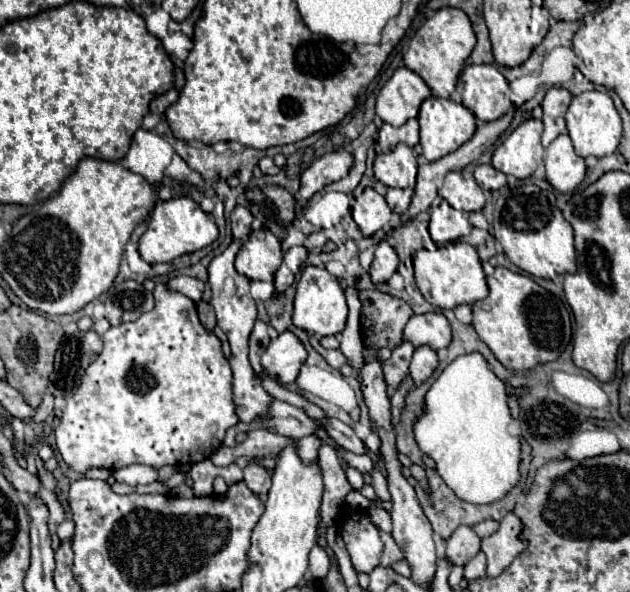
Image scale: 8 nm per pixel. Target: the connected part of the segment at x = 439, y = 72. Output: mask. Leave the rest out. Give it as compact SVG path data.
M442 8L430 20L426 20L426 24L414 34L408 52L404 54L404 62L406 68L416 72L428 84L432 96L450 98L474 44L476 34L472 30L468 16L458 8Z

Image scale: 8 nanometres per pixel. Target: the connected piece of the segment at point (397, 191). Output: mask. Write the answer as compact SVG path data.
M388 188L388 194L386 194L386 202L388 206L396 212L396 214L402 214L408 210L410 206L410 198L412 198L412 190L402 190L402 188Z

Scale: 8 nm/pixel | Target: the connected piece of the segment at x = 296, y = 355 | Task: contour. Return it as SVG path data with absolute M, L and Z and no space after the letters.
M284 332L276 340L272 340L262 354L262 368L270 378L286 386L296 380L304 360L306 350L302 342L292 332Z

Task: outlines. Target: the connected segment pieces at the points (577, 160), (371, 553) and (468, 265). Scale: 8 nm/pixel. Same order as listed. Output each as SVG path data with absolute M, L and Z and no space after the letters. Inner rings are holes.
M560 134L544 152L546 180L558 192L572 192L586 174L584 158L576 156L568 134Z
M364 514L360 518L352 518L352 520L346 520L346 522L340 522L340 536L346 542L346 548L348 548L350 556L352 556L352 564L354 564L356 570L372 572L380 564L380 552L382 552L384 544L380 540L378 528Z
M450 242L434 252L422 248L414 256L414 278L422 296L436 308L456 308L460 304L474 304L488 296L486 274L482 270L476 248L466 242Z

